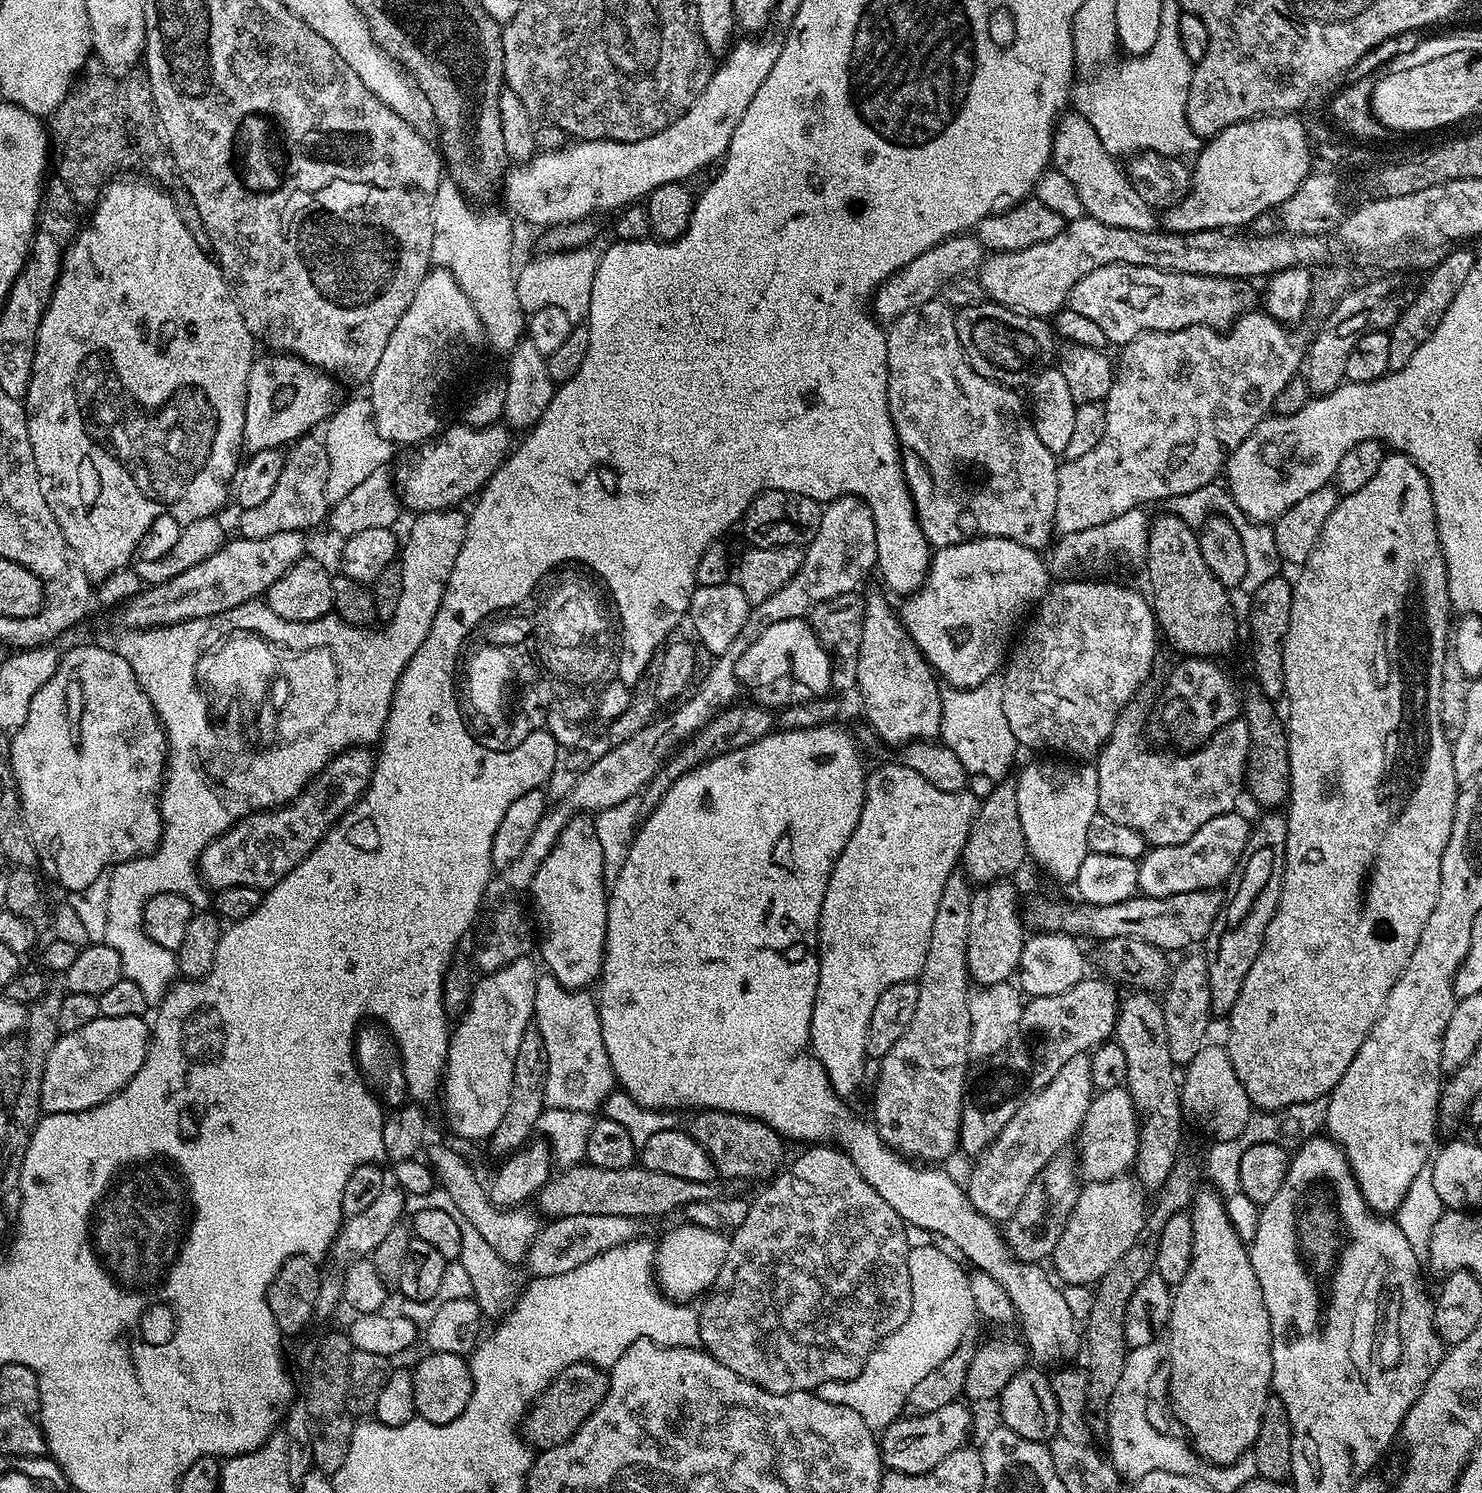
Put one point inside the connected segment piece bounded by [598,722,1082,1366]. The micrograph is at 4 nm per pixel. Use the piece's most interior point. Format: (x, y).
(711, 962)

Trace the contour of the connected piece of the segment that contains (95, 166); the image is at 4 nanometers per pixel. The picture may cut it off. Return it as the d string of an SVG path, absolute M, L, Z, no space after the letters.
M89 71L50 117L50 152L54 157L55 175L66 182L77 205L92 206L113 177L127 173L124 172L127 168L141 168L153 176L149 177L159 187L165 190L177 188L177 192L174 192L176 206L188 229L199 233L198 210L192 205L188 191L181 186L180 178L176 175L176 164L158 131L157 121L153 119L152 87L143 75L128 74L125 80L115 80L107 76L107 71L100 71Z

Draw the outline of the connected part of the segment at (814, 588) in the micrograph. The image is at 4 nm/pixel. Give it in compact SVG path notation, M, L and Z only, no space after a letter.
M844 495L829 501L822 510L822 522L818 534L805 547L802 566L777 594L766 598L765 602L755 604L749 609L746 624L742 631L730 642L729 650L746 653L760 638L761 634L782 620L804 618L823 600L853 592L864 576L875 569L872 559L872 541L876 539L873 512L864 500L854 495Z

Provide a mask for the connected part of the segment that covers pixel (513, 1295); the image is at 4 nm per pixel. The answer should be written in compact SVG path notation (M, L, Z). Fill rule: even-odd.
M436 1186L428 1194L409 1194L405 1197L405 1211L409 1215L418 1213L419 1210L440 1208L446 1210L446 1214L450 1214L450 1218L457 1223L458 1230L461 1231L462 1254L460 1255L458 1264L459 1267L462 1266L466 1274L466 1278L472 1288L471 1295L473 1299L478 1302L481 1313L487 1319L488 1317L494 1318L493 1320L503 1319L512 1311L522 1292L522 1284L520 1286L519 1282L514 1280L515 1269L513 1265L498 1256L497 1252L490 1247L489 1243L475 1229L475 1225L456 1208L456 1203L450 1197L450 1194L440 1186Z

